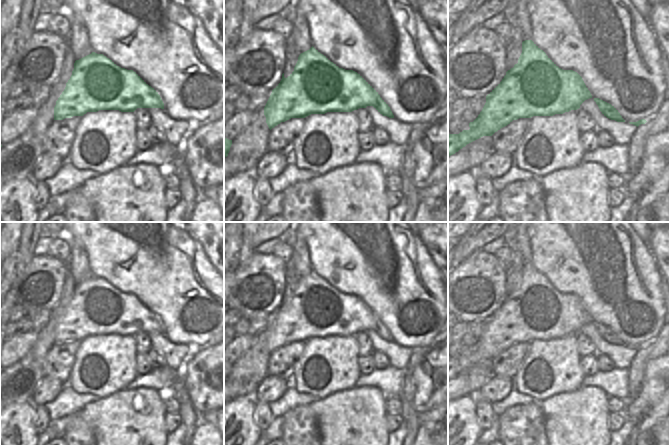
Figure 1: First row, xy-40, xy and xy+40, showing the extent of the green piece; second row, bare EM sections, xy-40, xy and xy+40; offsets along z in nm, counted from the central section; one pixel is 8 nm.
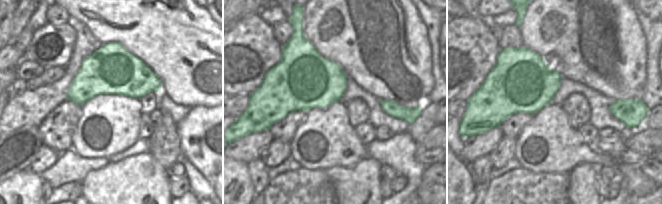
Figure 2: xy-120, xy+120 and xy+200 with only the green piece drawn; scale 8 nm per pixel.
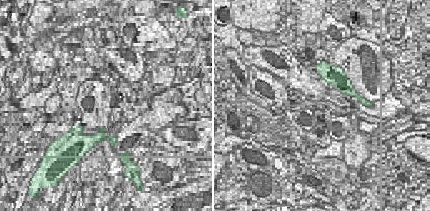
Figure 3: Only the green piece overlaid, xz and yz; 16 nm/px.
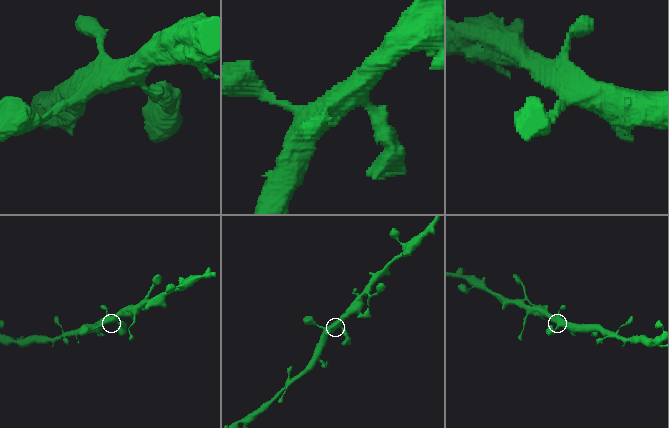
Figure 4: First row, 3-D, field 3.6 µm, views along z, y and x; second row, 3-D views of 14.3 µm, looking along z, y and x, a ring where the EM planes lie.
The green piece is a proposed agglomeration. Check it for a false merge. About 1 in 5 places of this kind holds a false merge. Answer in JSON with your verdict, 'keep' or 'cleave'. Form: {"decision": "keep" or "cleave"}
{"decision": "keep"}

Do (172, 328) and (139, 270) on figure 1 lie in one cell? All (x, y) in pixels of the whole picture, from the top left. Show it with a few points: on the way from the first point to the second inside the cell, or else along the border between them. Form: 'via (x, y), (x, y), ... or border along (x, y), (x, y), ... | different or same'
via (172, 314), (172, 303), (153, 284) | same

